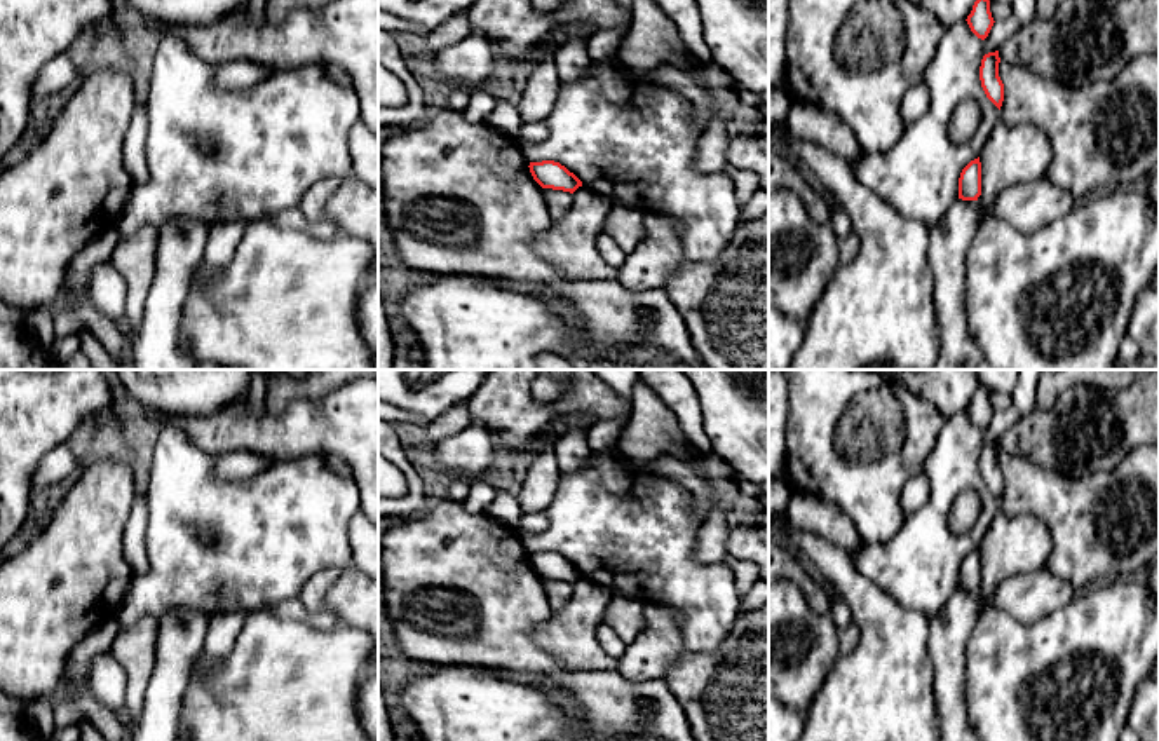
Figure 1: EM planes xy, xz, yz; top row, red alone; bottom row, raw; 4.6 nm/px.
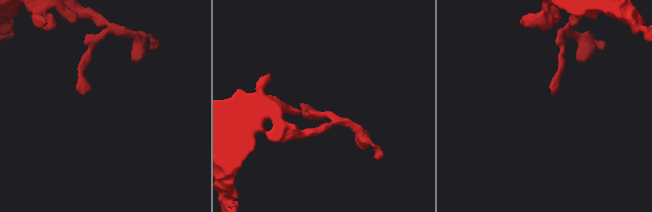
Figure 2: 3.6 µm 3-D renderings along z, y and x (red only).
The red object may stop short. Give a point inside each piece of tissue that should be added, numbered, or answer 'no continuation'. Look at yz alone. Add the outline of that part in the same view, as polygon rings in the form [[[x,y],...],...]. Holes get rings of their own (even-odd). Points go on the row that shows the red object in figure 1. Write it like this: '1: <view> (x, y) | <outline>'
no continuation

